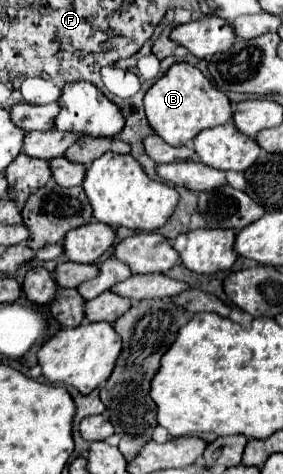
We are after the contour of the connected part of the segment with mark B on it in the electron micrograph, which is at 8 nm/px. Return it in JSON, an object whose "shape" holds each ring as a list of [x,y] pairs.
{"shape":[[[188,63],[172,65],[162,79],[158,79],[144,97],[146,119],[152,131],[168,145],[188,145],[202,129],[224,125],[232,119],[232,105],[220,89],[216,89],[196,67]]]}

